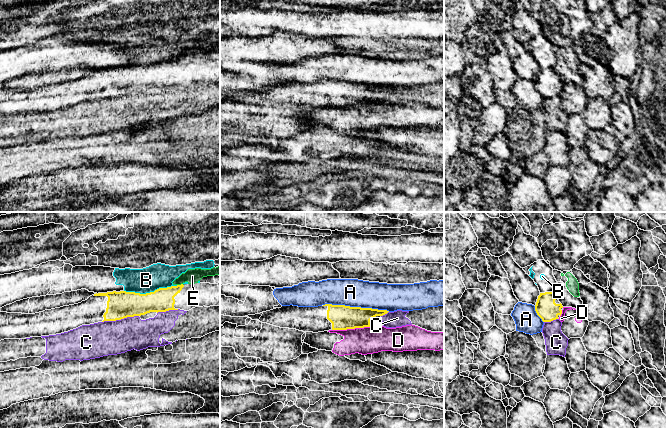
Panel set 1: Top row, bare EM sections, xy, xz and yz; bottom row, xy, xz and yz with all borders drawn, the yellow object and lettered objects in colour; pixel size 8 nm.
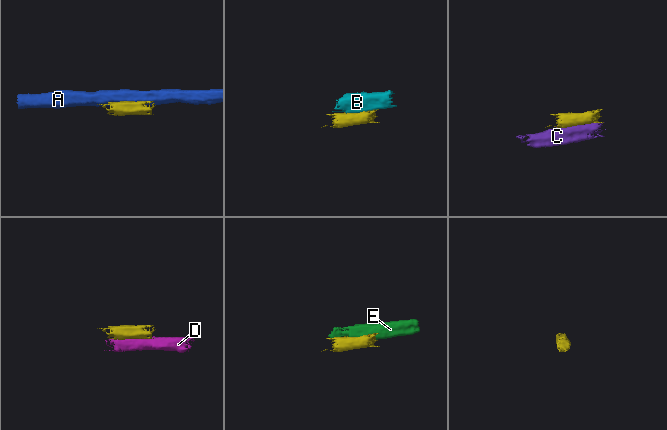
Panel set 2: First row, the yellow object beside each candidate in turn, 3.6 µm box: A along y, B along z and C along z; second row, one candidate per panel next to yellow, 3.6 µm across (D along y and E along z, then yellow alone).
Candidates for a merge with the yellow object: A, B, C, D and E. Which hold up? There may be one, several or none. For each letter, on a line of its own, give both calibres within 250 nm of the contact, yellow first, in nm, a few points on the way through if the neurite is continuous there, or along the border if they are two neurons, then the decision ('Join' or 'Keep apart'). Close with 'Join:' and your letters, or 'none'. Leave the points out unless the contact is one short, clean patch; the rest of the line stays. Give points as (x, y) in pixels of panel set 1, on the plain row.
A: Thickness 200 nm (yellow) against 220 nm. Keep apart
B: Thickness 220 nm (yellow) against 200 nm. Boundary: xy (177, 61), (157, 64), (145, 69), (124, 67). Keep apart
C: Thickness 220 nm (yellow) against 280 nm. Keep apart
D: Thickness 200 nm (yellow) against 220 nm. Keep apart
E: Thickness 190 nm (yellow) against 120 nm. Boundary: xy (183, 60), (177, 61). Keep apart
Join: none

